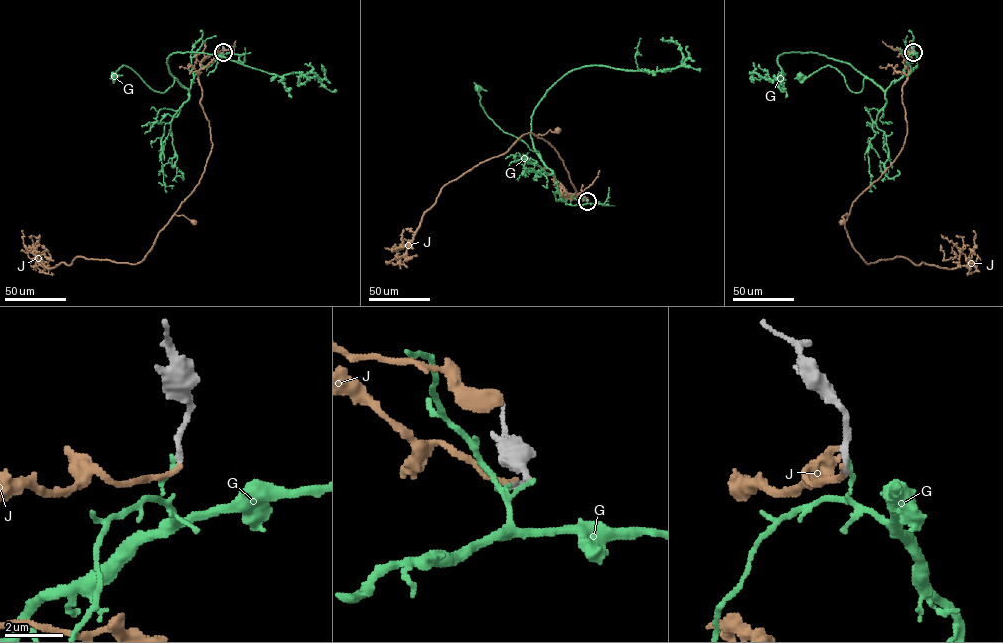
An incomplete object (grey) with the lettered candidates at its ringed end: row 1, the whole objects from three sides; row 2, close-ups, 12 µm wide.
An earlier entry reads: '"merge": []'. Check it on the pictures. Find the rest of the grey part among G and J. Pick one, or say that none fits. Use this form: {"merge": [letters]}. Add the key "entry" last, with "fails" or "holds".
{"merge": ["J"], "entry": "fails"}

